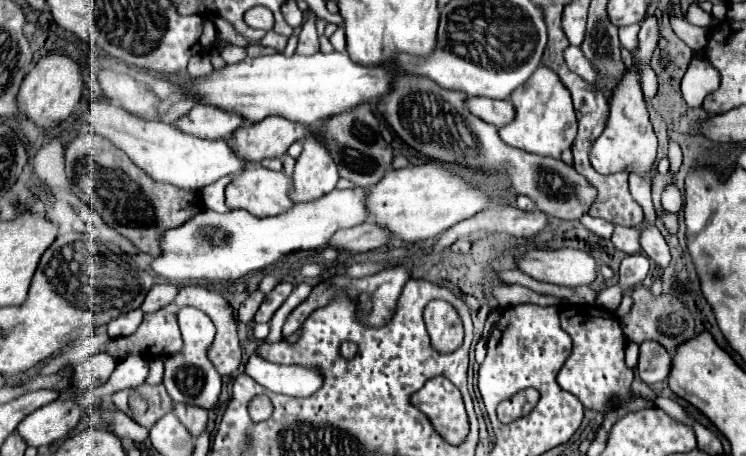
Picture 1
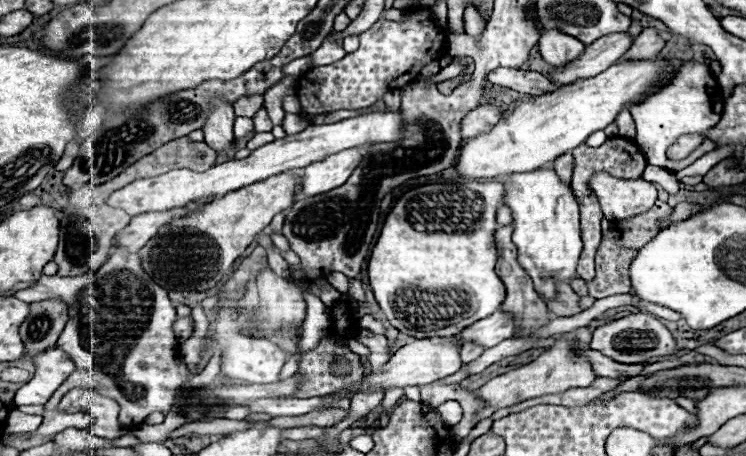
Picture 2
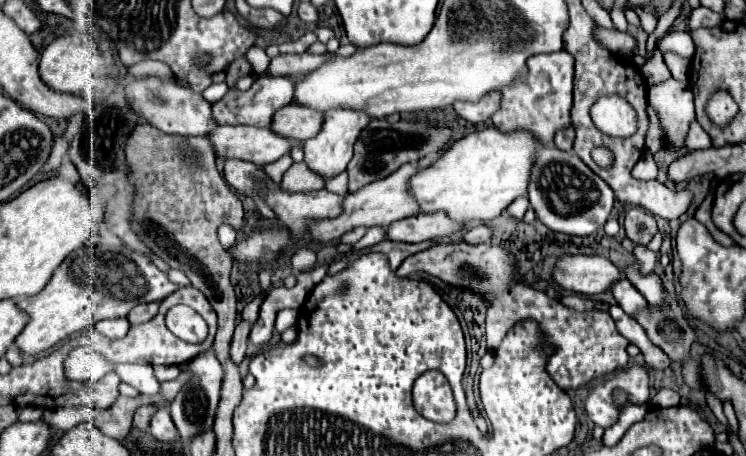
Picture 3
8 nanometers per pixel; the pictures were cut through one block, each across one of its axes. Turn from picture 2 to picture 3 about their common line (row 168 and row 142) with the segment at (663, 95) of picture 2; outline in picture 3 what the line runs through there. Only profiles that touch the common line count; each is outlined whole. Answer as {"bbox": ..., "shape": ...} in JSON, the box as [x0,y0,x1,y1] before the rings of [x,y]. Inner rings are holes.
{"bbox":[648,78,694,150],"shape":[[[670,78],[662,84],[650,86],[648,100],[658,110],[660,120],[666,128],[666,148],[680,150],[690,120],[694,118],[692,90],[688,84]]]}

